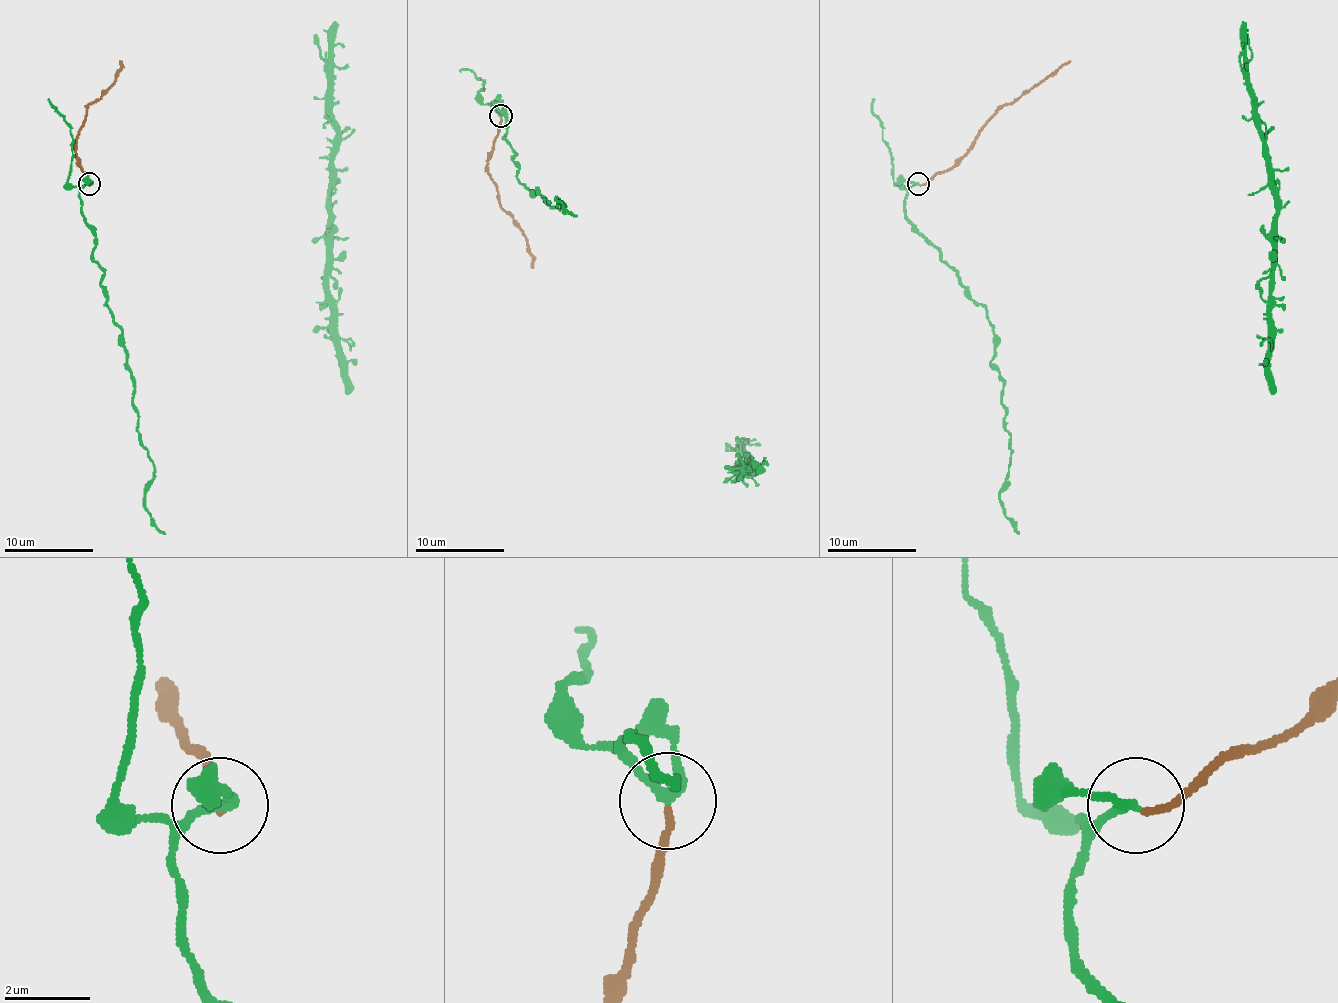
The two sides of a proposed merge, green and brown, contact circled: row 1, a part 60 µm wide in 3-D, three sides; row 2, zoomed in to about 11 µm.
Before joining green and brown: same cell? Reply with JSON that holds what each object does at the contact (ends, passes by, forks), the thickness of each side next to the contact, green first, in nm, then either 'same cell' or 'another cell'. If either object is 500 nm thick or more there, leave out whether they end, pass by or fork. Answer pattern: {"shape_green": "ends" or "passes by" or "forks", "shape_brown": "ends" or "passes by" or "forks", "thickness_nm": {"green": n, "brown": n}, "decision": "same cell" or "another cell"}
{"shape_green": "passes by", "shape_brown": "ends", "thickness_nm": {"green": 190, "brown": 160}, "decision": "another cell"}

